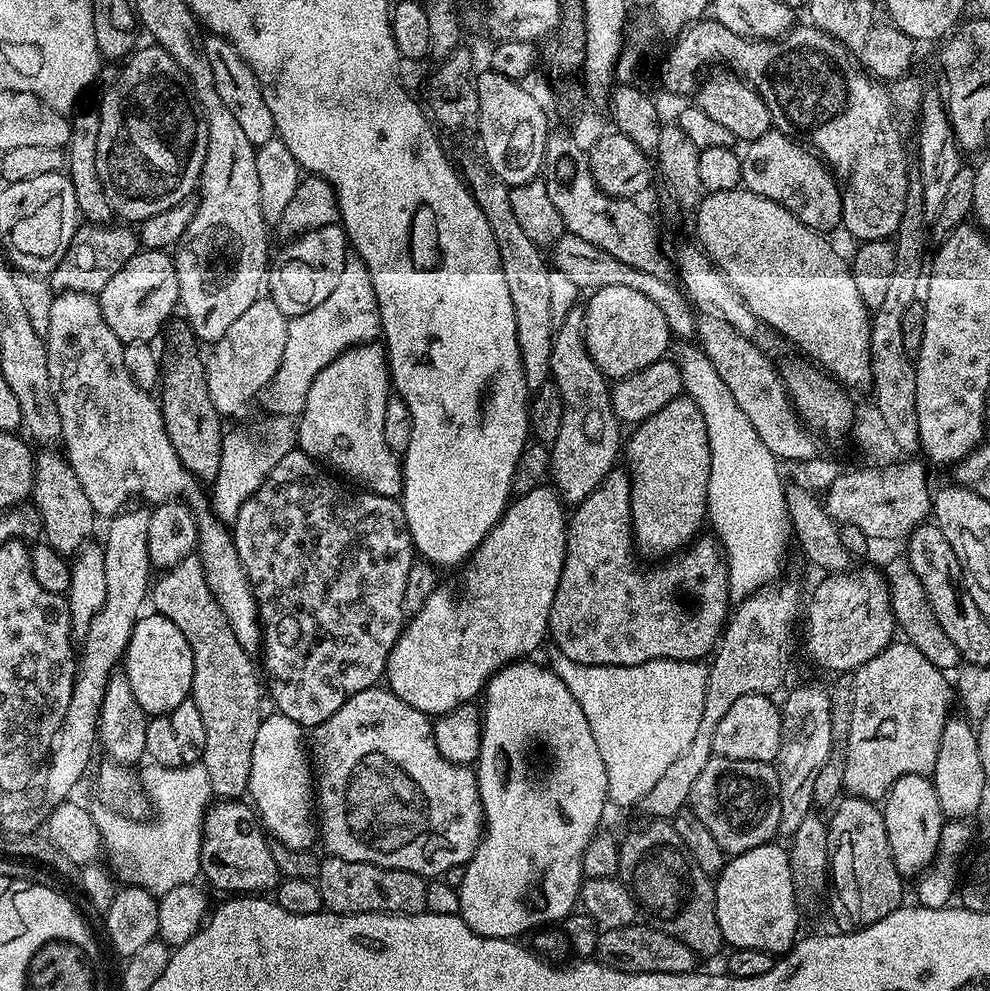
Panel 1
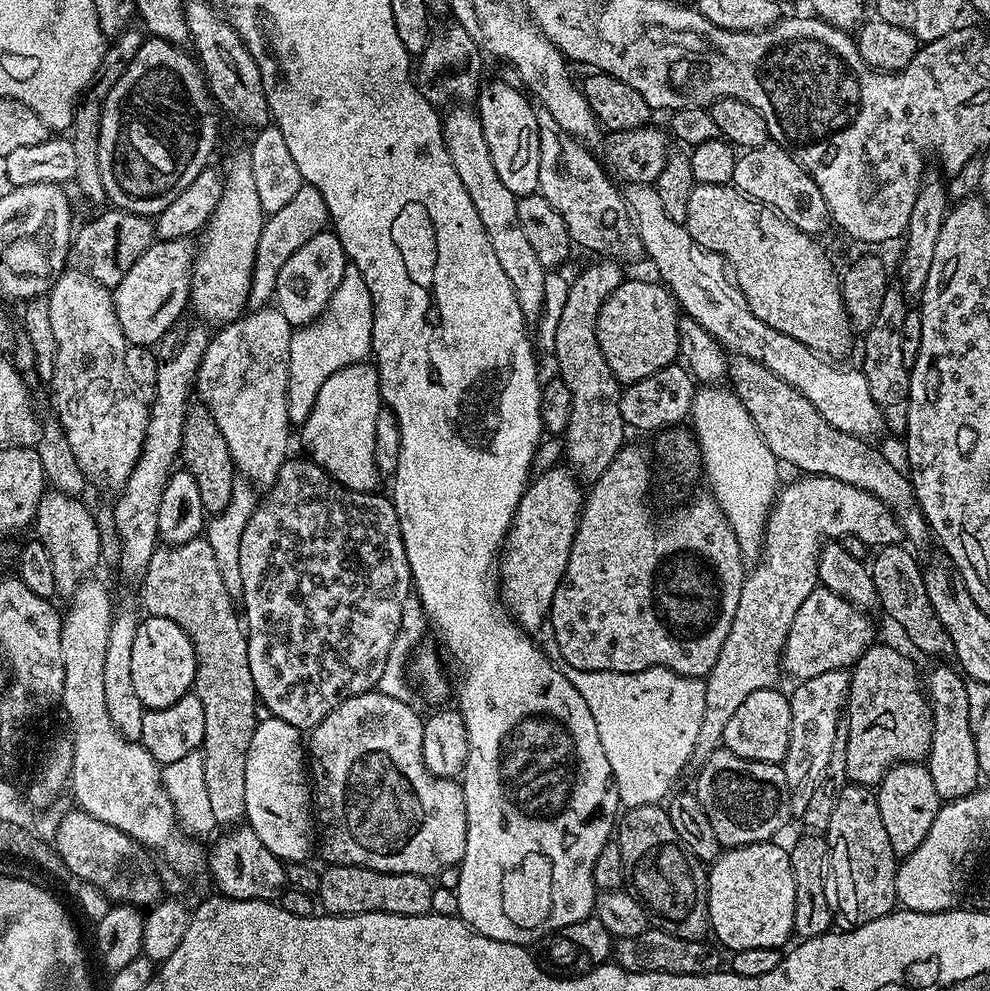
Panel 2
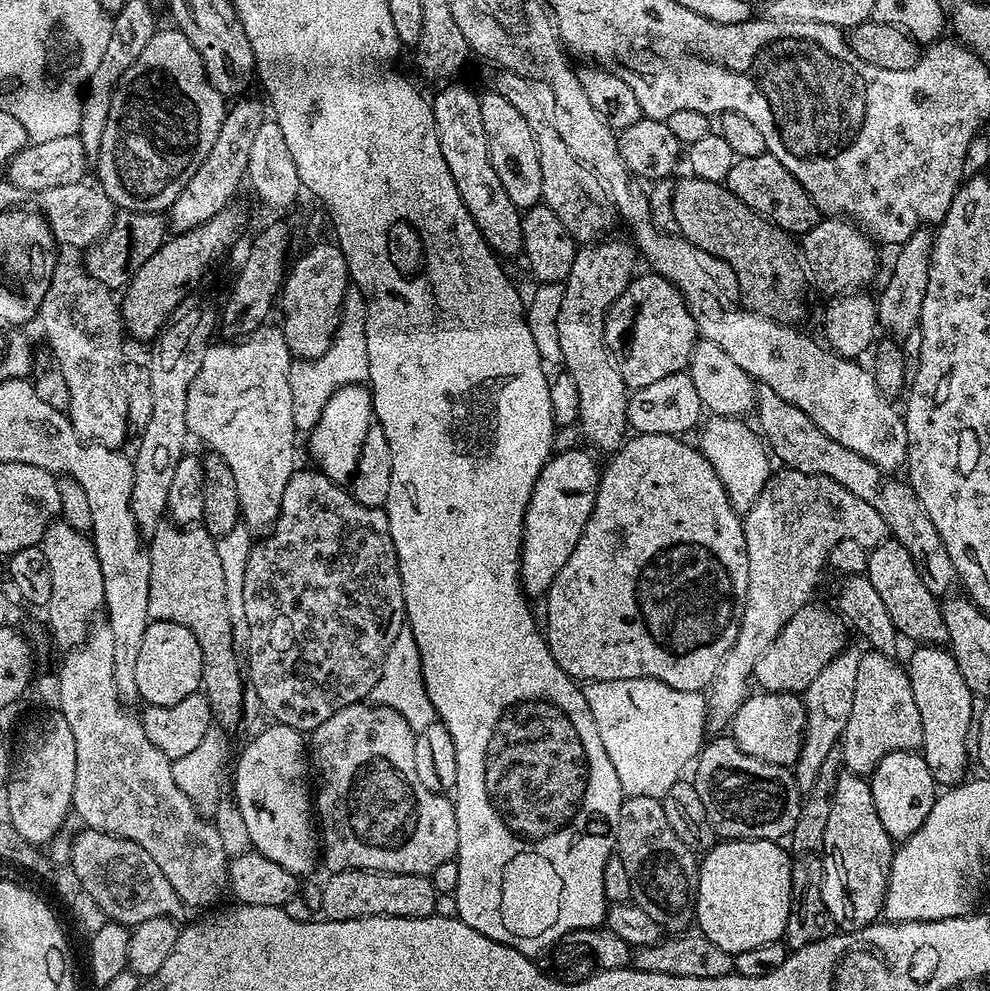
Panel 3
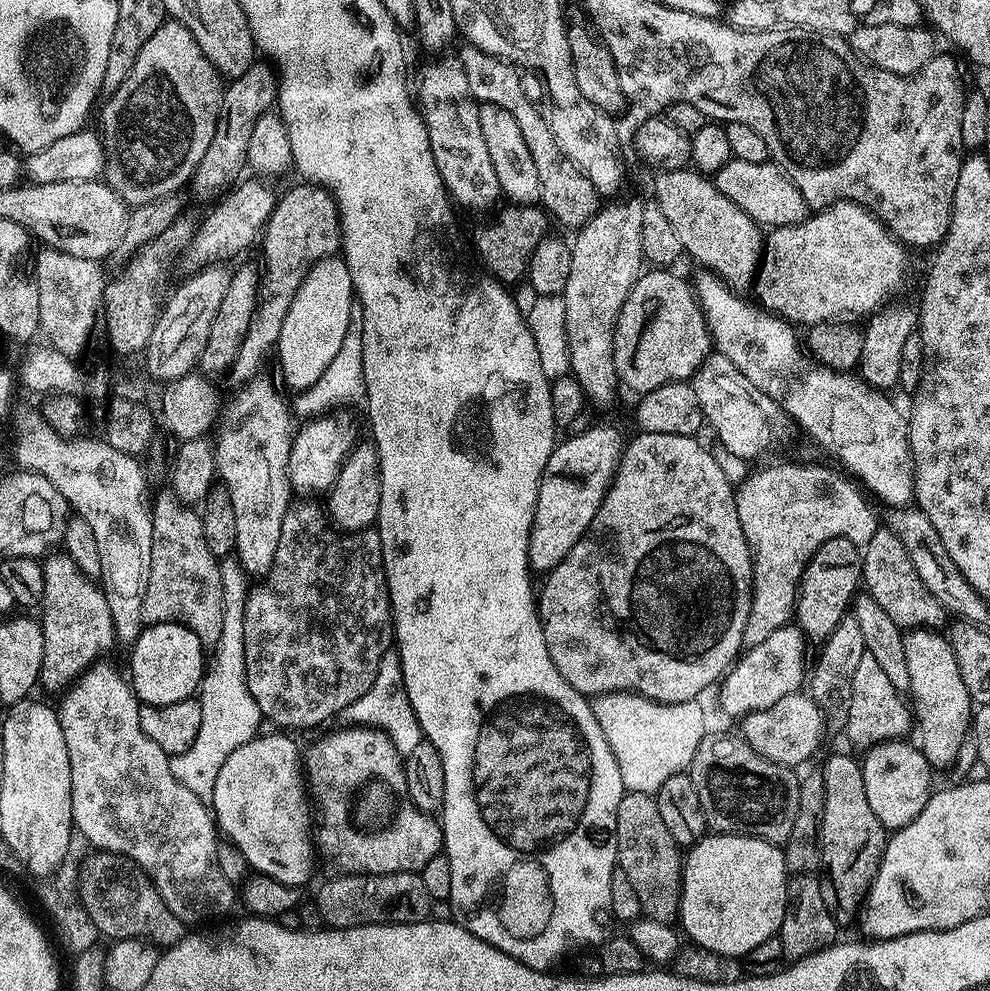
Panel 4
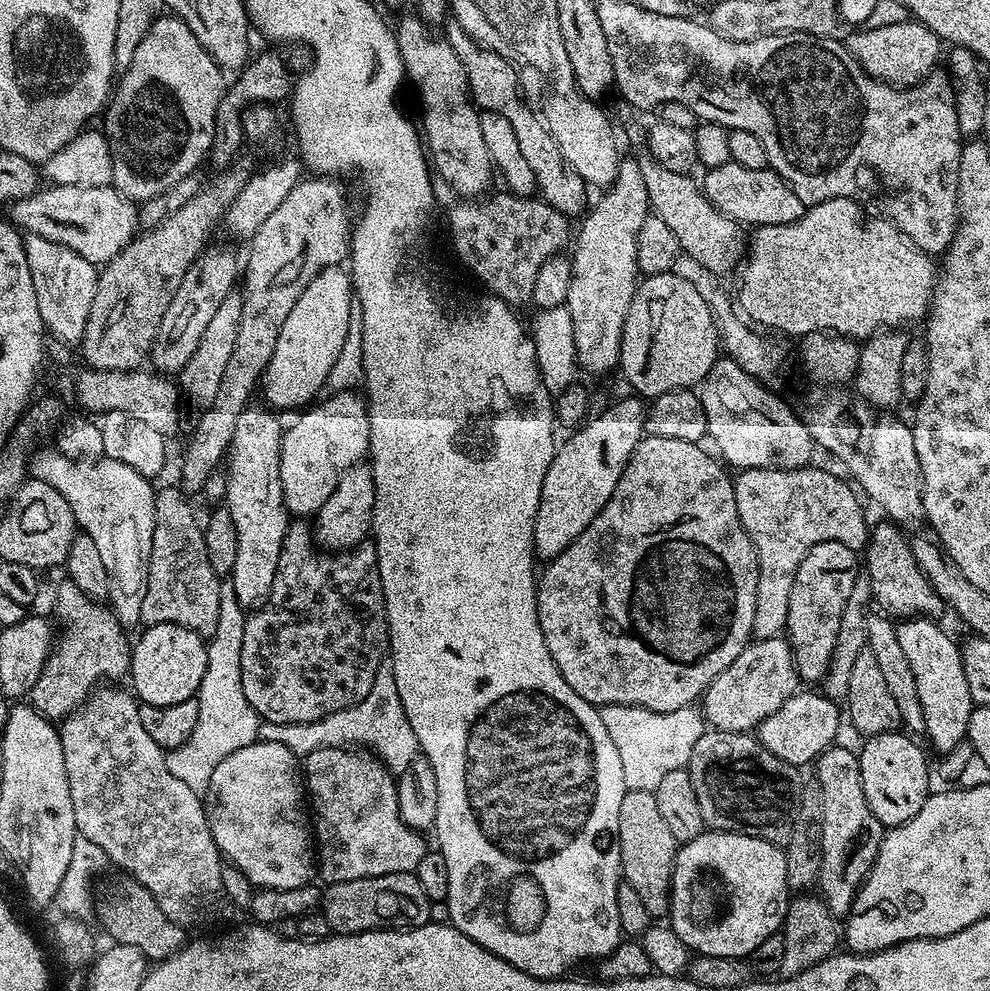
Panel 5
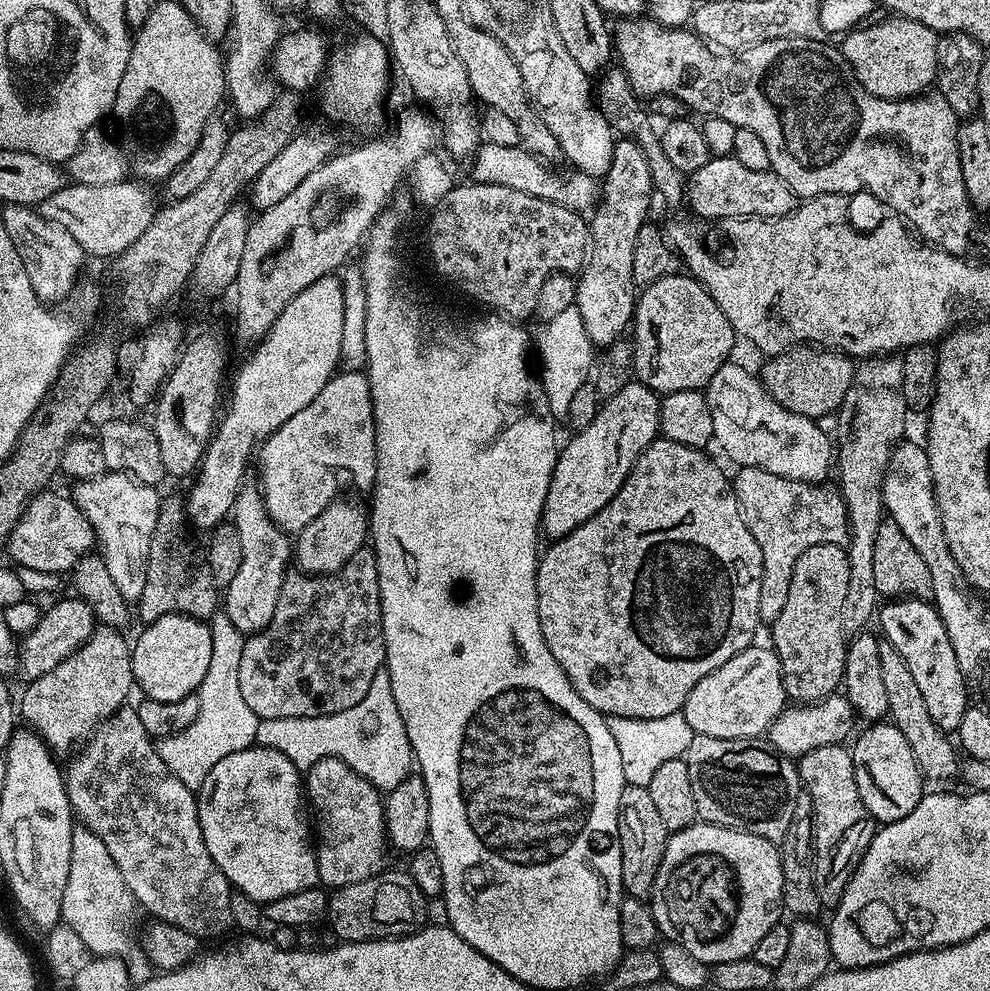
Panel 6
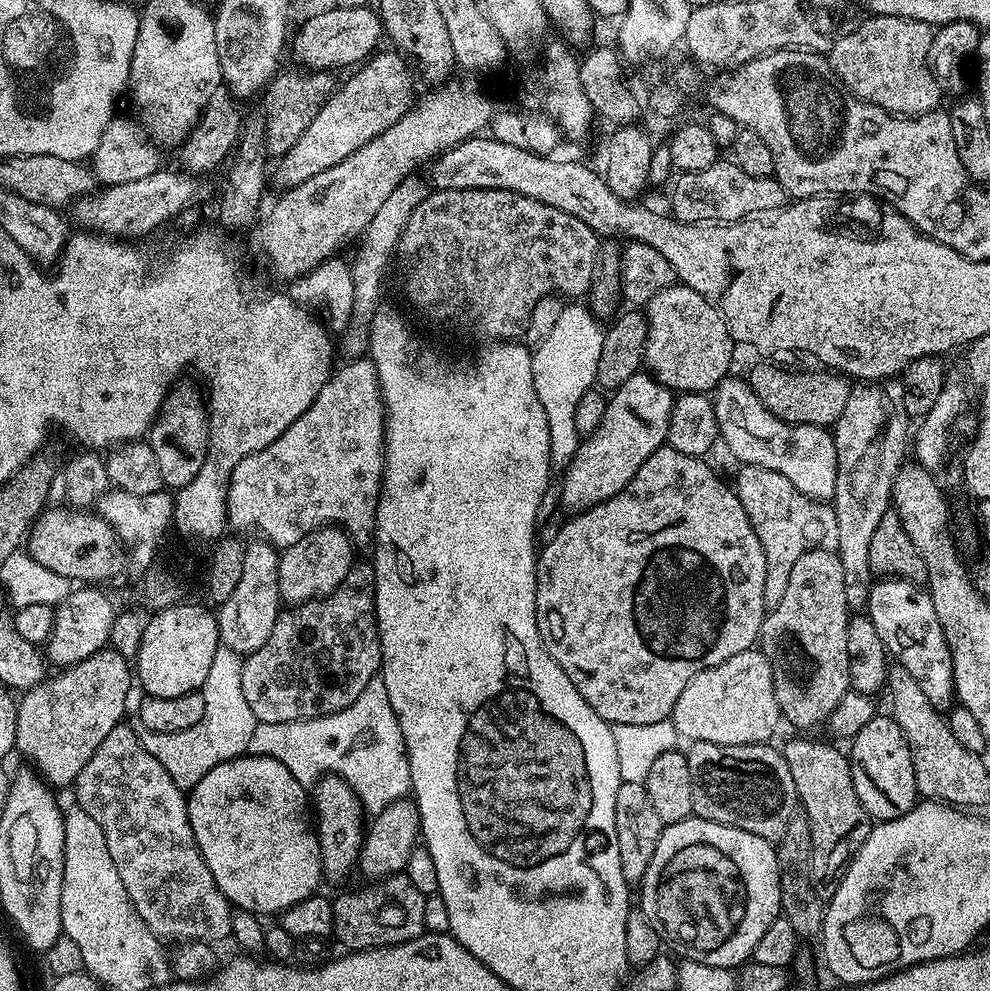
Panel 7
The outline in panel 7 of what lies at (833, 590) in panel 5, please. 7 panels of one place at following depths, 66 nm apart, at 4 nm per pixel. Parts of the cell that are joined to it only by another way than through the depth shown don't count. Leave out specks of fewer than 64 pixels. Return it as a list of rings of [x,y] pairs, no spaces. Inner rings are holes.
[[[821,546],[811,548],[798,562],[794,562],[794,570],[790,570],[790,582],[786,582],[786,590],[782,594],[782,602],[771,609],[765,615],[762,626],[760,627],[760,639],[758,641],[759,651],[763,652],[768,661],[772,663],[772,677],[774,677],[774,698],[778,698],[780,715],[785,721],[789,720],[796,728],[816,728],[820,723],[831,721],[832,712],[842,702],[842,698],[852,688],[852,679],[850,678],[850,654],[846,654],[846,642],[848,641],[848,621],[850,619],[850,609],[846,602],[846,582],[842,574],[842,562],[839,555],[831,547]]]

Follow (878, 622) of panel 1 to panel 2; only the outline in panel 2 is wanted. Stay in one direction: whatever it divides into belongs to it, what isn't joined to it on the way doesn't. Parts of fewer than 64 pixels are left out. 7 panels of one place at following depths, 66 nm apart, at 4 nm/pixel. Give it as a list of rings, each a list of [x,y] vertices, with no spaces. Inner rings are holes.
[[[815,588],[810,598],[802,602],[798,614],[794,614],[782,657],[783,671],[787,675],[789,672],[793,681],[799,682],[818,678],[818,674],[826,674],[826,670],[851,669],[874,640],[872,624],[864,616],[867,615],[861,609],[843,600],[829,588]]]

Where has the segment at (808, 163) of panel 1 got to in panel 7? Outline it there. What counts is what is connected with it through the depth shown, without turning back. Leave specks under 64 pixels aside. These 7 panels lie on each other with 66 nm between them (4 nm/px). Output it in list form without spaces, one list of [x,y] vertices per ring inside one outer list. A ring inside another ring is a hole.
[[[717,162],[697,172],[680,172],[675,180],[670,212],[684,224],[741,220],[746,214],[754,214],[758,210],[774,210],[786,203],[783,186],[772,176],[750,178],[750,174],[738,170],[738,166],[731,162]]]

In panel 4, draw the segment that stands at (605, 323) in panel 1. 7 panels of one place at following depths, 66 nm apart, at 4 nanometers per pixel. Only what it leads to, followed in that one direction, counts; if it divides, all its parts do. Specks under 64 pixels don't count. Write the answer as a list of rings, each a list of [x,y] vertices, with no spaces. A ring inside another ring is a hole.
[[[672,270],[648,271],[636,279],[636,285],[630,290],[626,302],[622,302],[616,329],[612,331],[612,353],[619,383],[623,387],[625,384],[626,387],[633,388],[636,394],[658,390],[658,386],[691,381],[714,348],[693,285],[689,281],[687,284],[682,277],[675,276]]]

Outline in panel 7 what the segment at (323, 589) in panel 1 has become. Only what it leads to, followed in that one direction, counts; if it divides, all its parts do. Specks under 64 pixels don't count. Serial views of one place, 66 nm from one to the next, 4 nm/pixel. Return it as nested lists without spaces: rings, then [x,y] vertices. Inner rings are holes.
[[[353,563],[352,569],[342,579],[339,586],[329,596],[323,596],[320,599],[308,600],[302,604],[288,606],[280,613],[280,617],[274,622],[274,630],[270,630],[270,638],[258,646],[258,650],[247,653],[243,657],[242,666],[242,694],[246,702],[250,705],[250,710],[254,710],[254,718],[257,722],[265,724],[266,722],[294,722],[295,720],[309,720],[319,716],[329,716],[338,710],[346,710],[362,690],[366,690],[366,682],[374,678],[380,671],[380,631],[376,625],[376,569],[371,563],[360,564]]]

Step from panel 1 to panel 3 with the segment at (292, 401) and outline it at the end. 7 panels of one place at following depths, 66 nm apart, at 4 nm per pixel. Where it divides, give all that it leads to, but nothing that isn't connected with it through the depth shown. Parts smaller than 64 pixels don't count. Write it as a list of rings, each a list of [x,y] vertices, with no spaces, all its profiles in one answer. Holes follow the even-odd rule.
[[[349,290],[344,296],[344,307],[336,334],[332,337],[326,354],[317,360],[301,359],[293,363],[290,374],[290,394],[294,402],[294,426],[297,433],[307,434],[318,422],[326,402],[342,386],[364,384],[368,379],[368,359],[366,358],[366,310],[368,301],[358,290]]]

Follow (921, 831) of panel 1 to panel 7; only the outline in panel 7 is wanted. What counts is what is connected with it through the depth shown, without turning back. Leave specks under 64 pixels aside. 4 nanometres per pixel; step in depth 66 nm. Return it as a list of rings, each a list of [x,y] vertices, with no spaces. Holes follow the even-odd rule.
[[[877,714],[873,716],[858,734],[851,737],[852,752],[850,759],[852,762],[852,777],[854,778],[854,790],[858,790],[858,802],[867,810],[868,815],[873,821],[883,822],[893,820],[902,814],[906,814],[918,802],[918,793],[916,791],[916,779],[914,778],[914,762],[910,754],[910,746],[898,726],[898,722],[893,720],[891,715]]]

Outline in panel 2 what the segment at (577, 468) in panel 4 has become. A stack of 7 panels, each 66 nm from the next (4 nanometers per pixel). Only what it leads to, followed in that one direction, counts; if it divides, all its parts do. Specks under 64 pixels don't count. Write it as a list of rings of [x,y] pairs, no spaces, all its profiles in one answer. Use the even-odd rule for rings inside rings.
[[[557,466],[546,470],[529,483],[528,489],[524,491],[523,498],[520,499],[518,510],[512,519],[512,527],[508,529],[508,537],[504,540],[504,546],[498,556],[498,583],[500,585],[500,595],[508,609],[512,614],[512,619],[529,634],[536,634],[545,627],[546,621],[549,619],[552,610],[552,599],[558,590],[558,586],[562,582],[562,574],[566,574],[566,562],[570,562],[570,550],[574,546],[574,534],[578,530],[578,522],[580,521],[580,510],[584,507],[585,489],[582,487],[581,481],[567,467]]]

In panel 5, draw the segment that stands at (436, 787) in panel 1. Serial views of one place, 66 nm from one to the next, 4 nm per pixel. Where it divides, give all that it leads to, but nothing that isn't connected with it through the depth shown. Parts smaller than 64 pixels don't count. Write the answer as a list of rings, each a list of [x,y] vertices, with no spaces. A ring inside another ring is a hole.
[[[348,746],[319,748],[303,757],[302,776],[306,781],[306,796],[310,801],[311,811],[320,815],[318,876],[324,879],[325,885],[350,882],[367,876],[415,873],[419,860],[426,851],[426,845],[423,838],[400,817],[400,796],[392,785],[393,773],[375,755],[365,754]]]

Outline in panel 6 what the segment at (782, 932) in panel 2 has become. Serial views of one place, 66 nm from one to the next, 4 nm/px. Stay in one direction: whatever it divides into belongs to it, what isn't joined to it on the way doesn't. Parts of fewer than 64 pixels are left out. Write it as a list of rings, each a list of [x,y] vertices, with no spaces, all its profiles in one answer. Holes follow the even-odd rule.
[[[697,822],[689,828],[669,835],[662,862],[652,883],[650,907],[660,936],[665,941],[680,944],[696,960],[709,966],[746,960],[754,946],[770,931],[770,926],[781,923],[782,866],[781,849],[773,841],[739,832],[737,828],[723,828],[717,824]]]

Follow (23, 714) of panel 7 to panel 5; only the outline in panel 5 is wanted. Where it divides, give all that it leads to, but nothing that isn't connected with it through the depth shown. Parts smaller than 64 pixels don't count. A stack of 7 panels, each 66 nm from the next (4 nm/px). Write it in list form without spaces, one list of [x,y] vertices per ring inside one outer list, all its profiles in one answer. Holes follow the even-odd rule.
[[[61,579],[56,588],[56,620],[58,635],[46,666],[34,682],[30,693],[32,707],[53,722],[63,721],[89,692],[105,681],[116,682],[119,676],[127,677],[132,666],[133,645],[128,644],[129,633],[121,628],[111,607],[91,600],[70,579]],[[60,623],[60,628],[59,624]],[[100,680],[100,681],[99,681]]]

